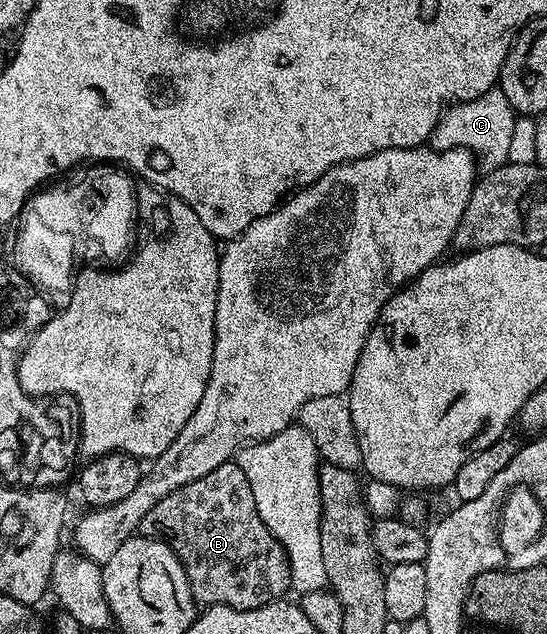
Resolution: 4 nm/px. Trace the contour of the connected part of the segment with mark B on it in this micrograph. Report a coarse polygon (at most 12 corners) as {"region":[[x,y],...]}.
{"region":[[238,461],[169,492],[138,533],[200,607],[291,590]]}

